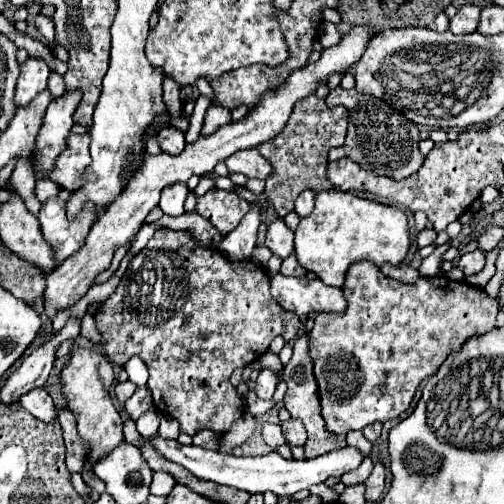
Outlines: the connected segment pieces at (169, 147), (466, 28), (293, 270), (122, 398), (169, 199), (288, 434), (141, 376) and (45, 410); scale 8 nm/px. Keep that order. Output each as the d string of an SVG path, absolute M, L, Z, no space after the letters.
M164 126L158 132L158 144L168 154L178 154L186 146L186 134L174 126Z
M464 4L464 6L458 8L456 16L450 18L450 28L448 30L452 34L470 34L470 32L476 32L478 20L480 20L480 8L472 6L472 4Z
M290 254L288 258L284 258L282 268L280 268L280 274L284 274L284 276L306 276L306 270L302 266L298 266L296 256Z
M128 380L128 382L122 382L122 384L116 384L116 388L114 388L114 394L116 394L116 398L118 398L118 402L126 402L132 394L134 394L134 390L136 390L136 386Z
M172 184L162 190L160 198L160 208L168 216L180 216L184 214L184 200L188 196L188 186L186 184Z
M290 418L290 420L282 422L280 426L282 426L282 432L284 432L284 438L286 438L290 444L294 444L294 446L304 446L304 442L306 442L306 428L304 428L304 424L302 424L300 420Z
M132 356L132 358L124 364L124 370L128 372L130 380L132 380L136 386L146 386L146 382L148 382L148 368L146 368L146 364L144 364L138 356Z
M34 388L30 392L26 392L20 398L20 406L30 412L32 416L36 416L42 422L50 422L56 420L56 412L54 412L54 402L52 396L44 390L44 388Z

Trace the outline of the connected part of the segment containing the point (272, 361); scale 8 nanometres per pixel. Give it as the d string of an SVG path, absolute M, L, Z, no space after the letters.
M264 352L260 358L258 358L258 362L260 362L260 366L262 368L274 368L276 372L282 372L284 370L284 364L280 362L280 356L278 354L274 354L274 352Z

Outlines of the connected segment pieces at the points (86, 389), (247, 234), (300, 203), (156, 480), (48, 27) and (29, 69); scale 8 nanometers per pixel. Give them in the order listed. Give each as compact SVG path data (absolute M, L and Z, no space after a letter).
M86 348L74 350L66 368L62 370L62 386L64 386L64 394L68 398L68 408L78 418L78 434L82 436L84 444L88 446L86 464L90 464L90 468L94 468L94 464L100 458L108 456L118 444L124 442L122 418L120 418L118 410L114 408L110 394L108 394L112 380L114 380L112 362L108 362L108 358L96 350L86 350Z
M250 202L248 214L230 234L222 236L218 250L230 260L248 260L256 246L256 232L260 222L262 222L262 206L258 202Z
M304 190L298 198L296 198L296 212L300 214L300 216L306 216L306 214L310 214L312 212L312 208L314 208L314 192L312 190Z
M157 471L153 473L149 491L152 495L167 497L175 484L176 481L171 474L164 471Z
M38 16L36 18L36 28L48 40L48 44L54 44L54 22L52 22L52 16Z
M30 58L20 66L20 78L16 86L16 98L14 102L20 106L28 106L32 98L46 90L46 80L50 76L50 68L44 60Z

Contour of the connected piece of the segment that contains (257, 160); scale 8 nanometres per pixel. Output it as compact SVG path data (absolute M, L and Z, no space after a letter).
M248 148L248 150L238 150L236 154L228 156L224 160L224 164L228 166L230 172L242 172L248 178L266 178L270 174L270 164L260 156L260 152L256 148Z

